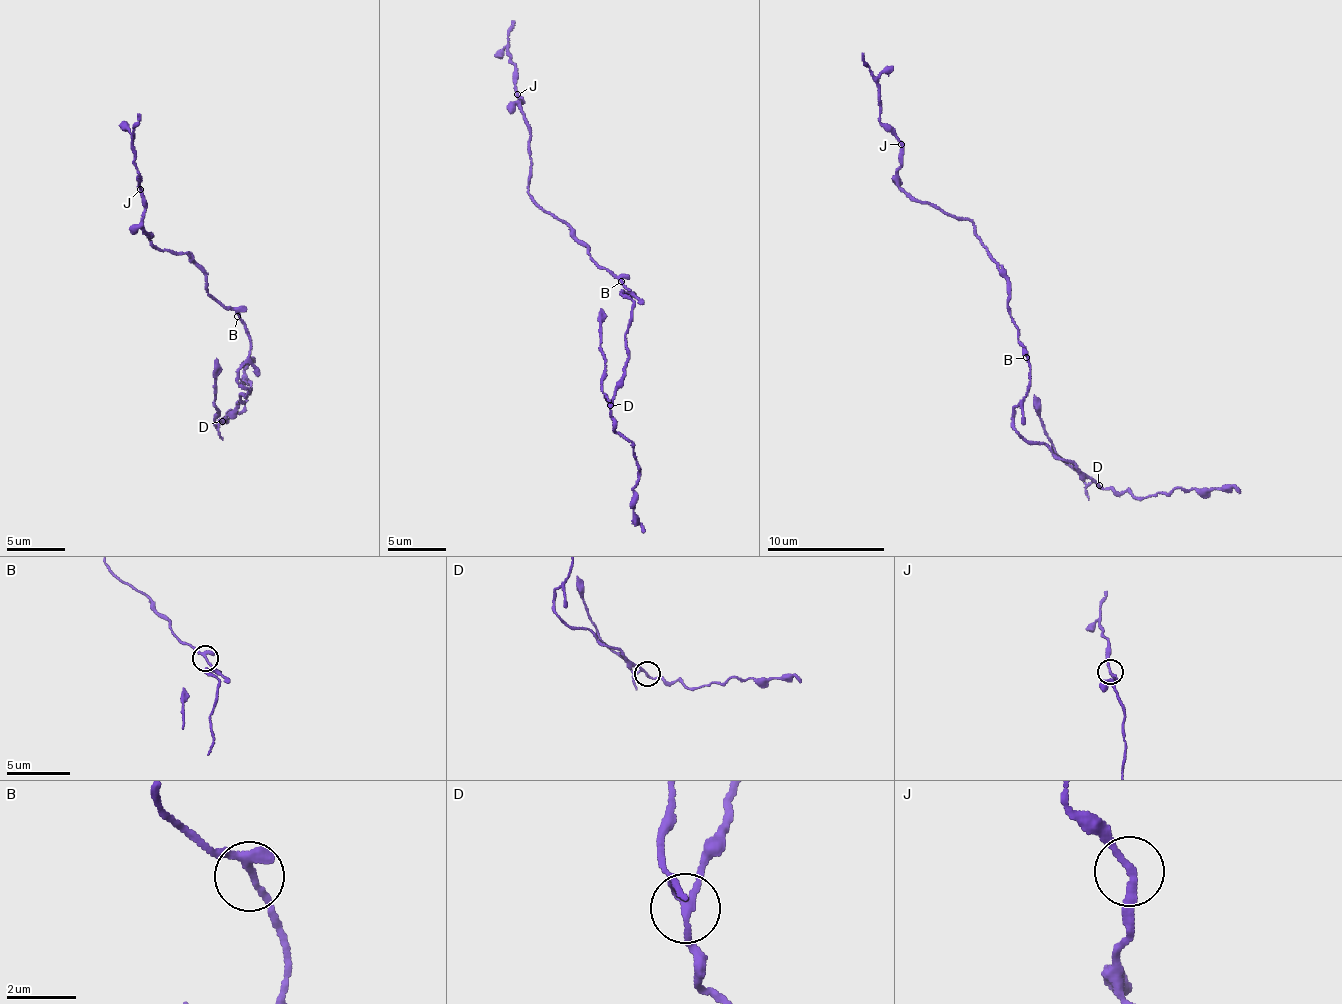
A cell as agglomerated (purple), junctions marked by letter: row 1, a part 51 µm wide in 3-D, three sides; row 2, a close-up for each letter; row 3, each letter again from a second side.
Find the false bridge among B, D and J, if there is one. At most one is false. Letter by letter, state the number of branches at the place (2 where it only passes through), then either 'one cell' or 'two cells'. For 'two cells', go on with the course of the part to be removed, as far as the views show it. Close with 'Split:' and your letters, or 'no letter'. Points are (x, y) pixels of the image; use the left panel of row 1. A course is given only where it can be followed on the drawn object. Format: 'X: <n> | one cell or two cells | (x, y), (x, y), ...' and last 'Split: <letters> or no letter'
B: 3 | one cell
D: 3 | two cells | (221, 420), (244, 410), (249, 381), (243, 380), (242, 370), (254, 362)
J: 2 | one cell
Split: D

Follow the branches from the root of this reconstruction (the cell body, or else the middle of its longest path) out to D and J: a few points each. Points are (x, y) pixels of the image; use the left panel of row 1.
D: (226, 307), (235, 310), (246, 331), (249, 357), (238, 372), (246, 394), (240, 394), (239, 407), (221, 420)
J: (226, 307), (206, 288), (206, 271), (194, 259), (148, 239), (151, 234), (143, 230), (140, 189)

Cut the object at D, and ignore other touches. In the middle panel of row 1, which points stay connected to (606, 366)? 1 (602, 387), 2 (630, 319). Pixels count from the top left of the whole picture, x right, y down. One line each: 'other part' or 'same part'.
1: same part
2: other part

